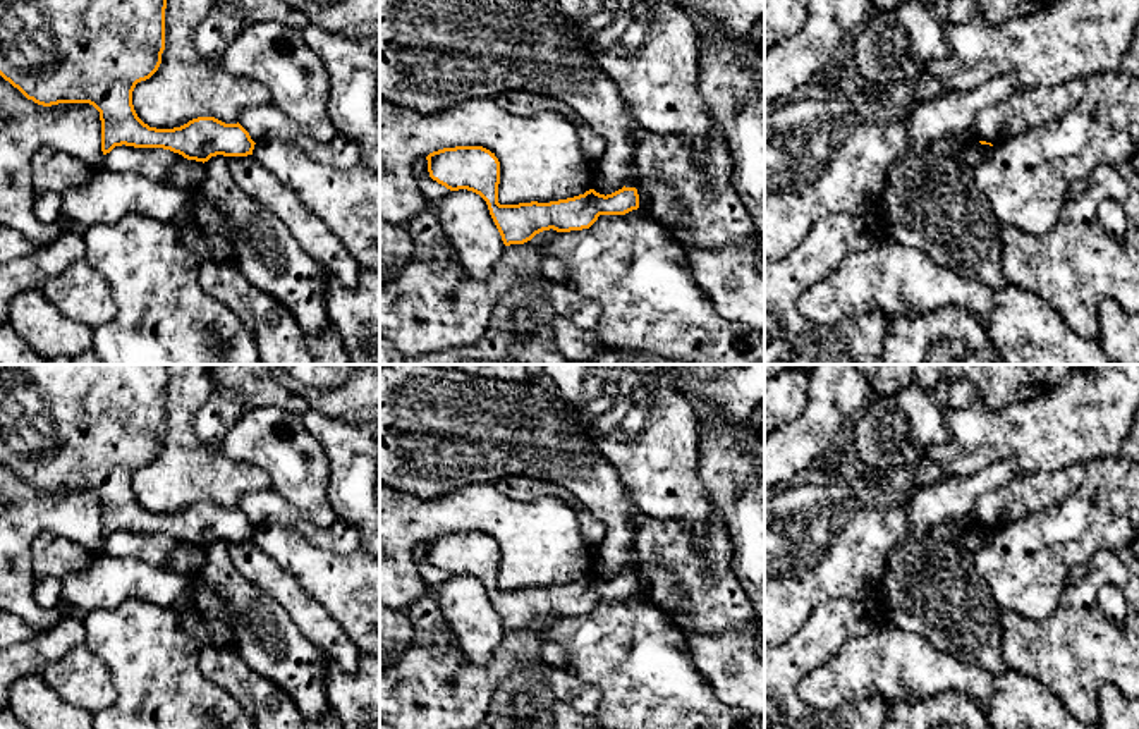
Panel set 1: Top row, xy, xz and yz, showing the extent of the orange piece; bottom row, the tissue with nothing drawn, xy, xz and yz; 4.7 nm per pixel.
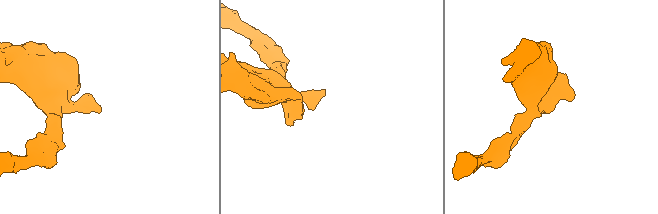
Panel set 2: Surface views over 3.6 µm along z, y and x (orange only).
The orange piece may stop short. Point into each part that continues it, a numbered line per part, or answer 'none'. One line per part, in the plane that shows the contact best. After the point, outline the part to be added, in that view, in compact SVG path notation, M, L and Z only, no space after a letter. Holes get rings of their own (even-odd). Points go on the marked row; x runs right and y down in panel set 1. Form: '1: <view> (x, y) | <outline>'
none

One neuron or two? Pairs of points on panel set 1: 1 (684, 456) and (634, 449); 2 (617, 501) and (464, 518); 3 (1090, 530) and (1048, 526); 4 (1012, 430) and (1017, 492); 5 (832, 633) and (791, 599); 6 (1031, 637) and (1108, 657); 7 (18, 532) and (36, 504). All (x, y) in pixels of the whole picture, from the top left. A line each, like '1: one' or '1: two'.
1: one
2: two
3: one
4: two
5: two
6: one
7: one

